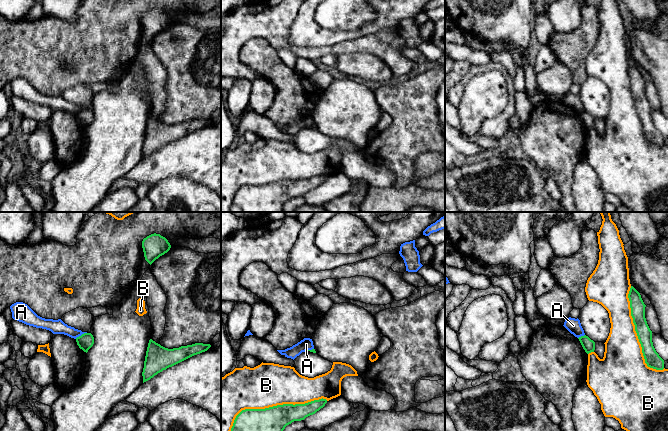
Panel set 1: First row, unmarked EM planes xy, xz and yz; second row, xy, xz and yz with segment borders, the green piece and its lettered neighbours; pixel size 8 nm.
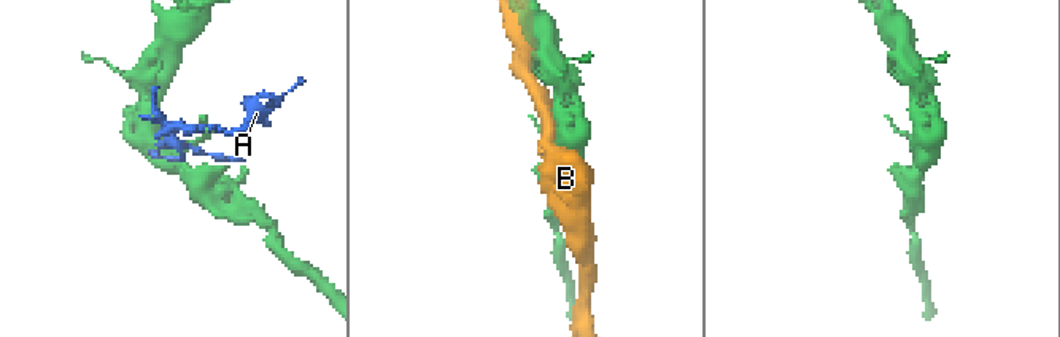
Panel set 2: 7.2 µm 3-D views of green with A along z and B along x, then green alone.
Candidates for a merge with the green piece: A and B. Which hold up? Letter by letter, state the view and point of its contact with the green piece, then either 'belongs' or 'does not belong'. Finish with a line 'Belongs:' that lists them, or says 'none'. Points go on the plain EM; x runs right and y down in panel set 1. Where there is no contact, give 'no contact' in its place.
A: xy (81, 111) | does not belong
B: xz (273, 182) | does not belong
Belongs: none

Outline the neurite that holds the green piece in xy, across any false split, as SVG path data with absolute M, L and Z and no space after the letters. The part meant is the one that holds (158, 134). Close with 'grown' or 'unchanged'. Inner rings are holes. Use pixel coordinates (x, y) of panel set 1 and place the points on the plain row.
M150 115L142 148L143 159L169 143L207 127L210 123L210 120L195 119L179 124L168 125Z; unchanged

